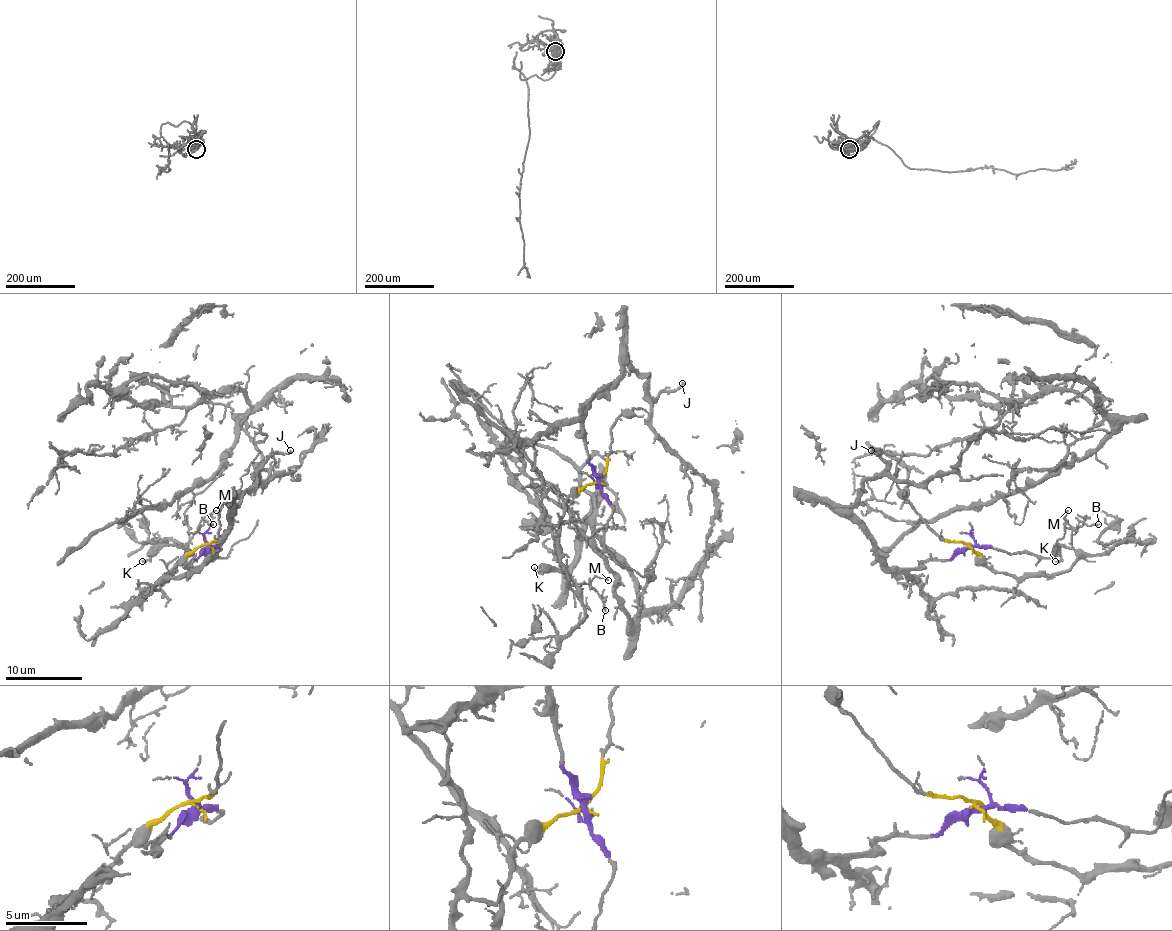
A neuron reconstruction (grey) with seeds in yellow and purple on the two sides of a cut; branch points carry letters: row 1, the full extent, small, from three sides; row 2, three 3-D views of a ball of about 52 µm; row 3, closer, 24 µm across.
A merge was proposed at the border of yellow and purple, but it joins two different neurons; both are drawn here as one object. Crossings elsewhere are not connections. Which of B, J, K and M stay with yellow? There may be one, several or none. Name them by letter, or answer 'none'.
B, K, M

